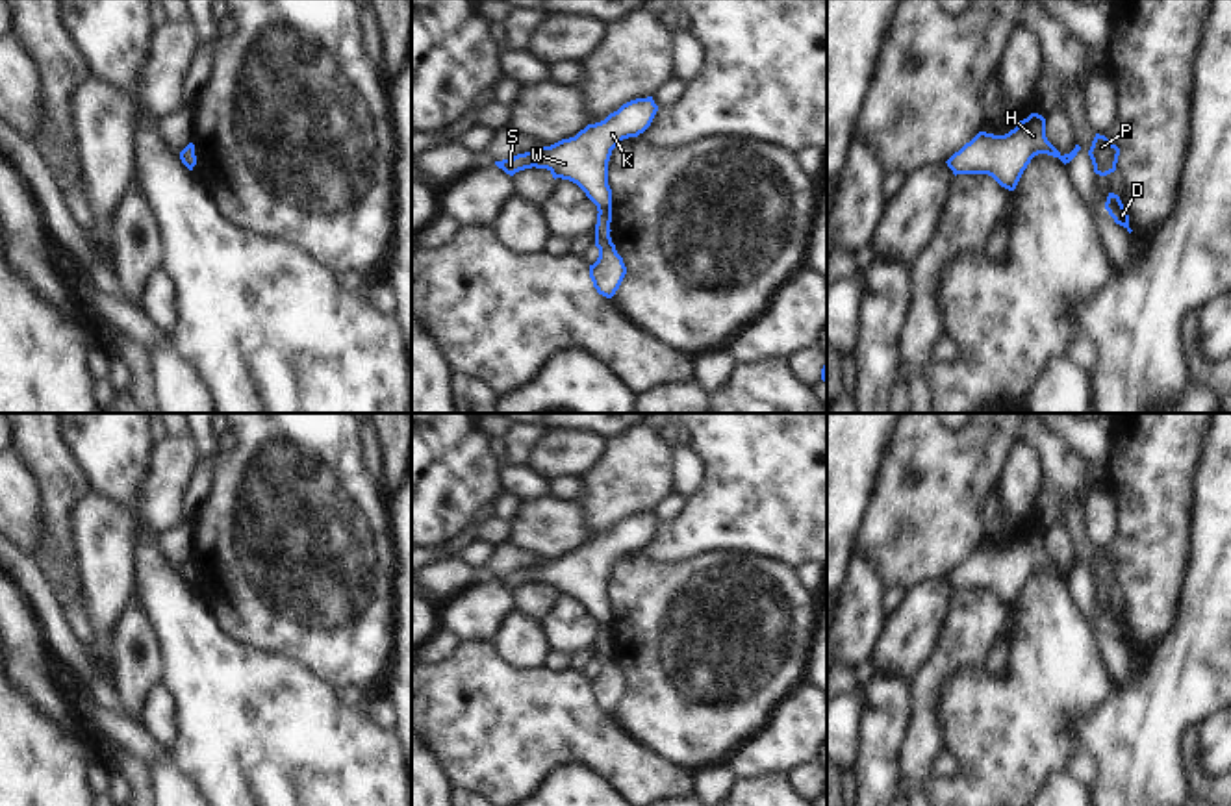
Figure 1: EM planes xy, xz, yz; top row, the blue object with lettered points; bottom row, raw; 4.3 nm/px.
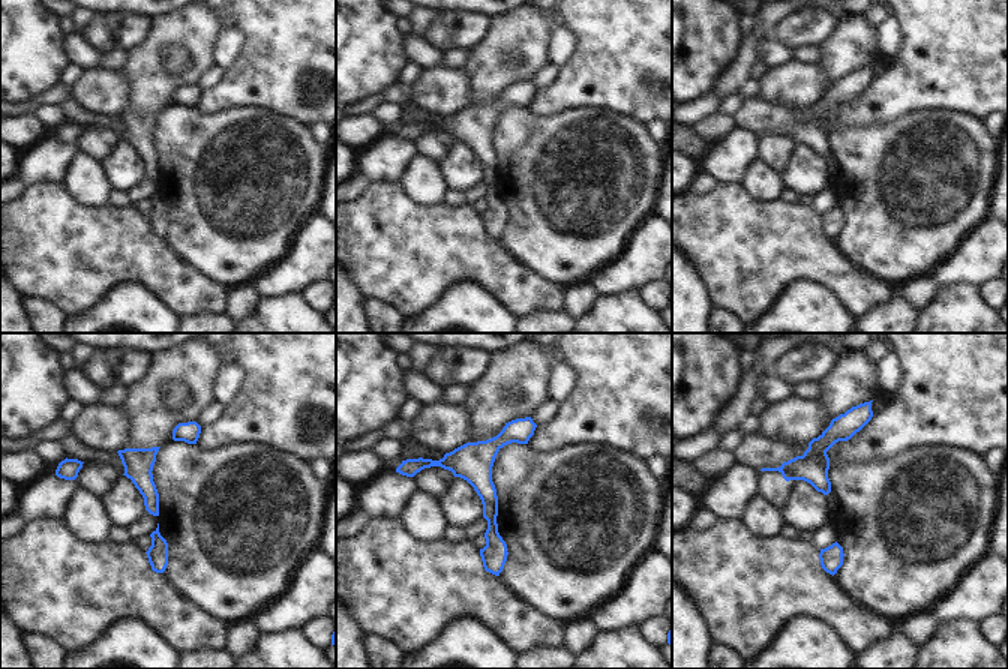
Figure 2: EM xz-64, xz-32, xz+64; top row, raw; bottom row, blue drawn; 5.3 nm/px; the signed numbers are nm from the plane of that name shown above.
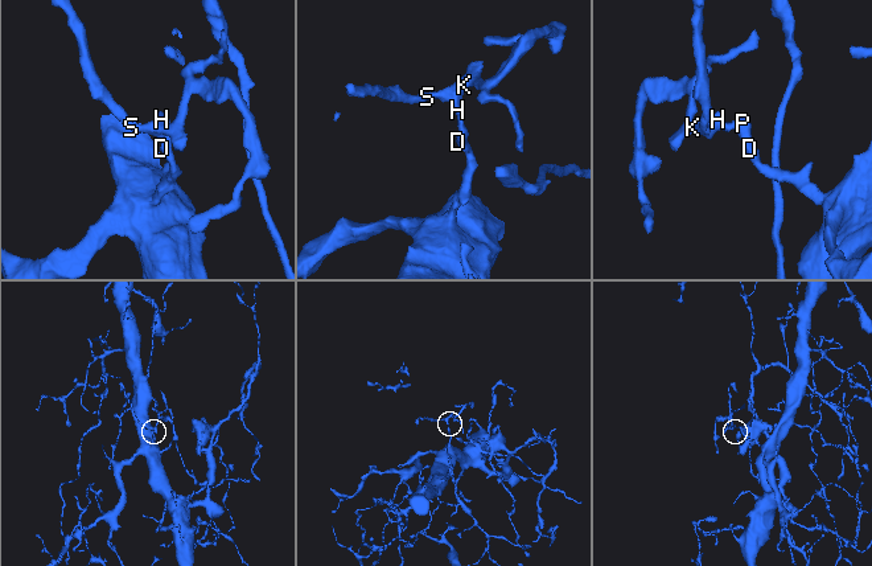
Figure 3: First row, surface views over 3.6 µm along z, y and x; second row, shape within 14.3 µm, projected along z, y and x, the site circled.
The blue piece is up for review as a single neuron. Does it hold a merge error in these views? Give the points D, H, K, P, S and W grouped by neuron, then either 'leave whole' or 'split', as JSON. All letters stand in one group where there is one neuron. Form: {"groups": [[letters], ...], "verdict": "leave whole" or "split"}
{"groups": [["D", "H", "K", "P", "S", "W"]], "verdict": "leave whole"}

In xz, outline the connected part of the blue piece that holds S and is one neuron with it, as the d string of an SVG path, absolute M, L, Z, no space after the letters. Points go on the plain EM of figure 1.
M653 511L636 513L623 519L604 535L588 539L575 552L495 576L510 591L532 582L547 584L554 595L562 593L577 598L597 621L595 661L599 663L599 673L590 680L590 693L597 708L606 713L616 710L627 689L623 673L610 652L612 604L608 600L608 576L612 565L623 554L638 552L651 541L656 526L658 521Z

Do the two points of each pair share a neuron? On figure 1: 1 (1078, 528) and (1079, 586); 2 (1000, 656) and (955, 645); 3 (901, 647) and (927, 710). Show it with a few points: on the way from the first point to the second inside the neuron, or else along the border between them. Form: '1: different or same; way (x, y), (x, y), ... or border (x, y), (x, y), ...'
1: same; way (1083, 543), (1083, 571)
2: different; border (1009, 614), (985, 664)
3: different; border (939, 640), (927, 662), (911, 679)

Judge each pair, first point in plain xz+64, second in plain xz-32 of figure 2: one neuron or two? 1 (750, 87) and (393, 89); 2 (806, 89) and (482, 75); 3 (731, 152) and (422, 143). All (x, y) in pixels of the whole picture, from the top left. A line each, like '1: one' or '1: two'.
1: one
2: two
3: two

